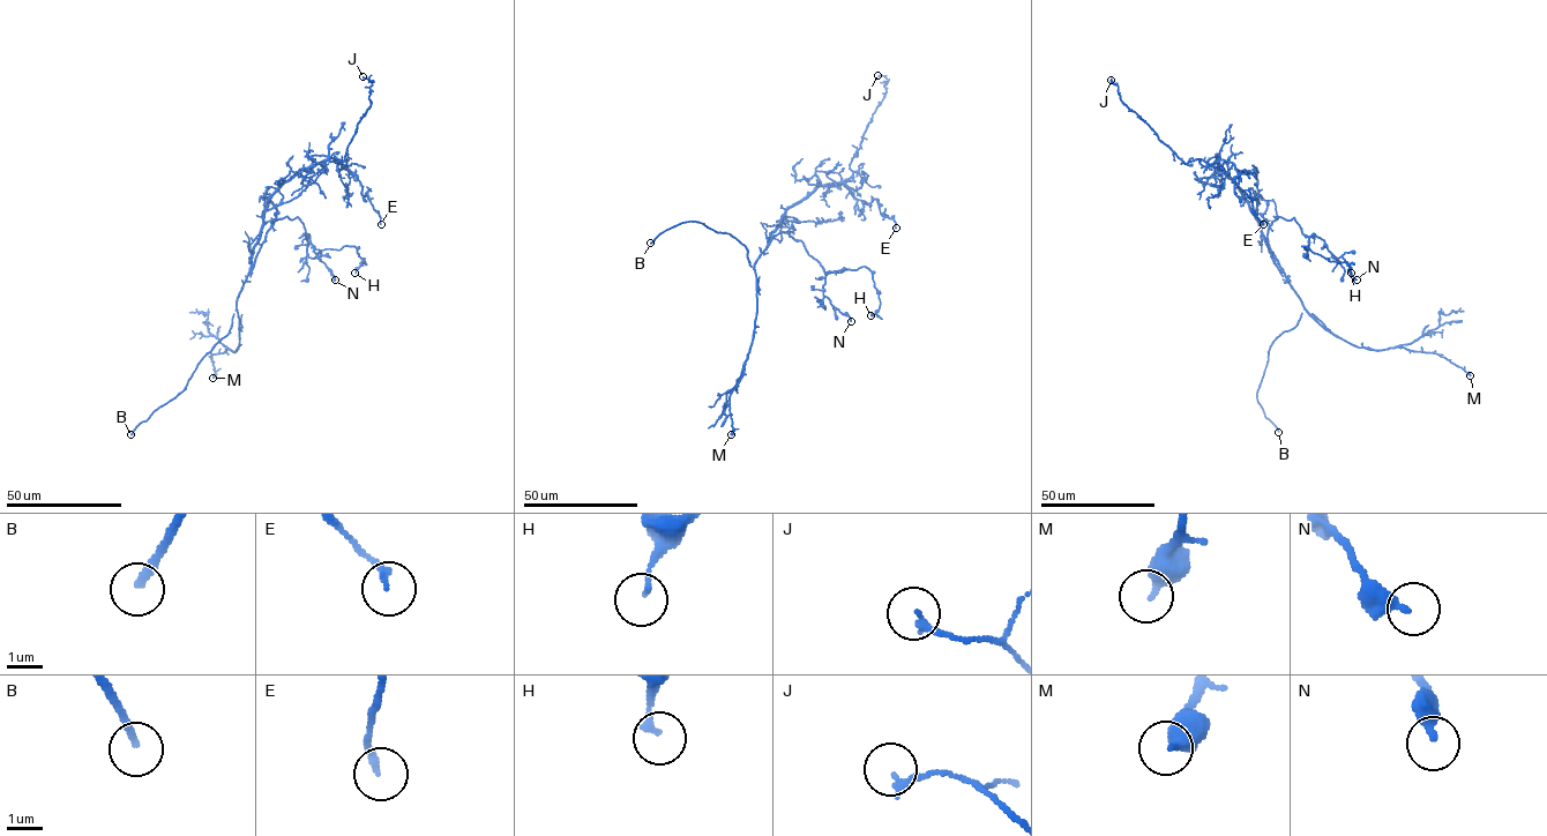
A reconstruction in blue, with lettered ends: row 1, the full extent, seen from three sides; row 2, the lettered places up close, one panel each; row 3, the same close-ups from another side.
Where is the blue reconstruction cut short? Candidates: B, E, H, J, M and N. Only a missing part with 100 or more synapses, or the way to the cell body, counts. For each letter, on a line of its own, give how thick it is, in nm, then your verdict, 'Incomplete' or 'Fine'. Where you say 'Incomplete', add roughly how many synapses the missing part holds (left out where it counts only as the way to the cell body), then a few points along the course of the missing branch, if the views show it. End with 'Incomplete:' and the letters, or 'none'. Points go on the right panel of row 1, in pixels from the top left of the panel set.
B: Thickness 220 nm. Incomplete
E: Thickness 170 nm. Fine
H: Thickness 140 nm. Fine
J: Thickness 200 nm. Fine
M: Thickness 360 nm. Fine
N: Thickness 360 nm. Fine
Incomplete: B

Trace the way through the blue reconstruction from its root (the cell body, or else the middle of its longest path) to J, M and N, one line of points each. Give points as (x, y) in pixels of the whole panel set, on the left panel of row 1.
J: (259, 239), (268, 199), (284, 183), (303, 169), (344, 159), (371, 104), (373, 81), (363, 76)
M: (259, 239), (251, 271), (237, 298), (239, 344), (234, 351), (226, 349), (211, 355), (213, 378)
N: (259, 239), (267, 222), (298, 217), (309, 233), (308, 256), (320, 259), (335, 280)

